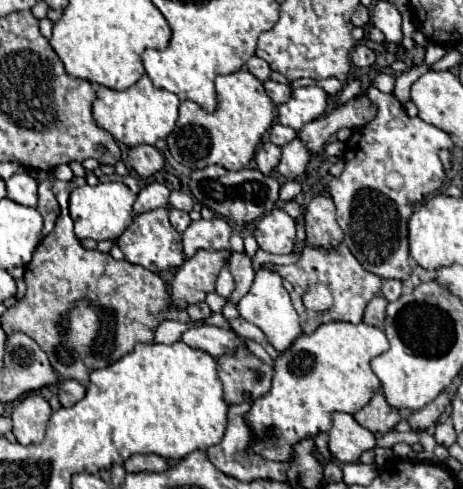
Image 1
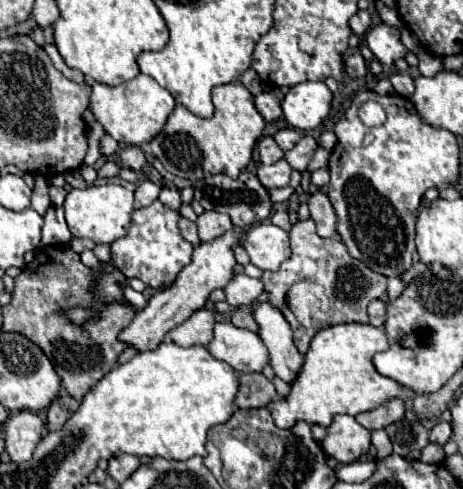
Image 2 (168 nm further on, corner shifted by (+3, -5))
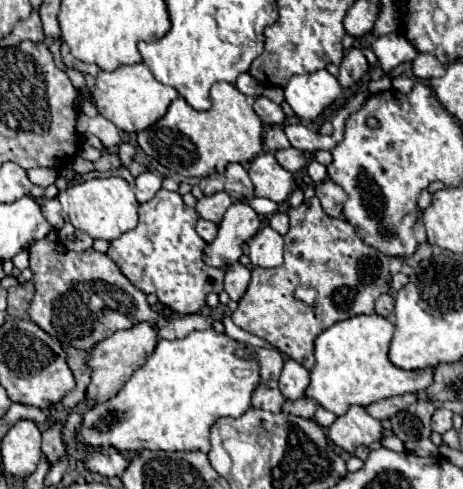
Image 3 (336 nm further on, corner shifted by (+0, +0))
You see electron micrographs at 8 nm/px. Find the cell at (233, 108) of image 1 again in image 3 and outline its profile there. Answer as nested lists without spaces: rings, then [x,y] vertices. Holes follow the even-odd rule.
[[[216,82],[210,88],[210,96],[212,106],[206,112],[194,110],[182,96],[178,96],[164,118],[138,134],[140,148],[180,176],[202,178],[212,172],[224,172],[226,164],[232,162],[250,164],[262,150],[262,122],[252,110],[250,98],[228,82]]]

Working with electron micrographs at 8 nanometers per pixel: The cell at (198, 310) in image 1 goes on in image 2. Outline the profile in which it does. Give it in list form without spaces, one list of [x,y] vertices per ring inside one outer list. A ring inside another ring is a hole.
[[[199,309],[187,321],[171,329],[167,333],[167,339],[171,339],[181,347],[207,345],[213,337],[213,325],[215,325],[215,313],[209,309]]]

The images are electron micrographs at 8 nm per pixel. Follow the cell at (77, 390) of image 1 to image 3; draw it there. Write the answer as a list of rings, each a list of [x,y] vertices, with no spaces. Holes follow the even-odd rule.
[[[60,424],[50,426],[42,434],[42,452],[44,452],[48,464],[56,464],[58,460],[64,458],[66,448],[64,448],[64,442],[62,442],[62,428],[60,428]]]

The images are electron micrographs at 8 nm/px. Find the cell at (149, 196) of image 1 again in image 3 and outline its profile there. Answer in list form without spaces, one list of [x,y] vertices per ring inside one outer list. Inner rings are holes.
[[[142,172],[138,178],[136,178],[136,200],[142,204],[142,202],[148,202],[162,186],[162,180],[164,176],[158,174],[158,172]]]

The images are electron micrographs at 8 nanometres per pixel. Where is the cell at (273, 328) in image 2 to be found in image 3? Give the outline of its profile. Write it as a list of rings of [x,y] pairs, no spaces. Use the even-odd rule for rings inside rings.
[[[288,360],[284,364],[282,376],[278,380],[278,388],[280,388],[282,396],[292,402],[300,400],[300,398],[304,398],[308,384],[310,384],[310,372],[306,368],[302,368],[298,362]]]

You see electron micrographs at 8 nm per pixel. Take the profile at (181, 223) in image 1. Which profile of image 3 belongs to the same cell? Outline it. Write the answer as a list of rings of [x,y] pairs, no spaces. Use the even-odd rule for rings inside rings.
[[[198,220],[196,224],[196,232],[202,240],[206,242],[212,242],[216,238],[216,232],[218,232],[218,224],[216,222],[210,222],[210,220]]]

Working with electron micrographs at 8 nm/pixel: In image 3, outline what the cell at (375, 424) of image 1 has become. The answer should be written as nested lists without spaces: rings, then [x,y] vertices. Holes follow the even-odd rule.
[[[402,394],[402,396],[392,396],[392,398],[384,398],[378,402],[372,402],[366,406],[366,412],[376,418],[376,420],[384,420],[384,418],[392,418],[394,414],[398,414],[400,410],[408,408],[410,404],[416,402],[416,394]]]

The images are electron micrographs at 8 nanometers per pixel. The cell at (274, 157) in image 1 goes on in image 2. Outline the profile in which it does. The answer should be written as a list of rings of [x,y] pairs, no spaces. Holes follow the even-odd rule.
[[[261,137],[257,143],[257,151],[259,151],[259,163],[263,165],[271,165],[283,157],[283,151],[273,141],[273,137]]]

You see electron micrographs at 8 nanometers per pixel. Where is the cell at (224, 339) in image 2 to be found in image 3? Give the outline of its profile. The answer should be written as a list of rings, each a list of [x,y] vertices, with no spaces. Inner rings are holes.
[[[254,348],[258,362],[260,362],[260,376],[262,380],[278,380],[284,360],[276,350],[268,350],[268,348]]]

